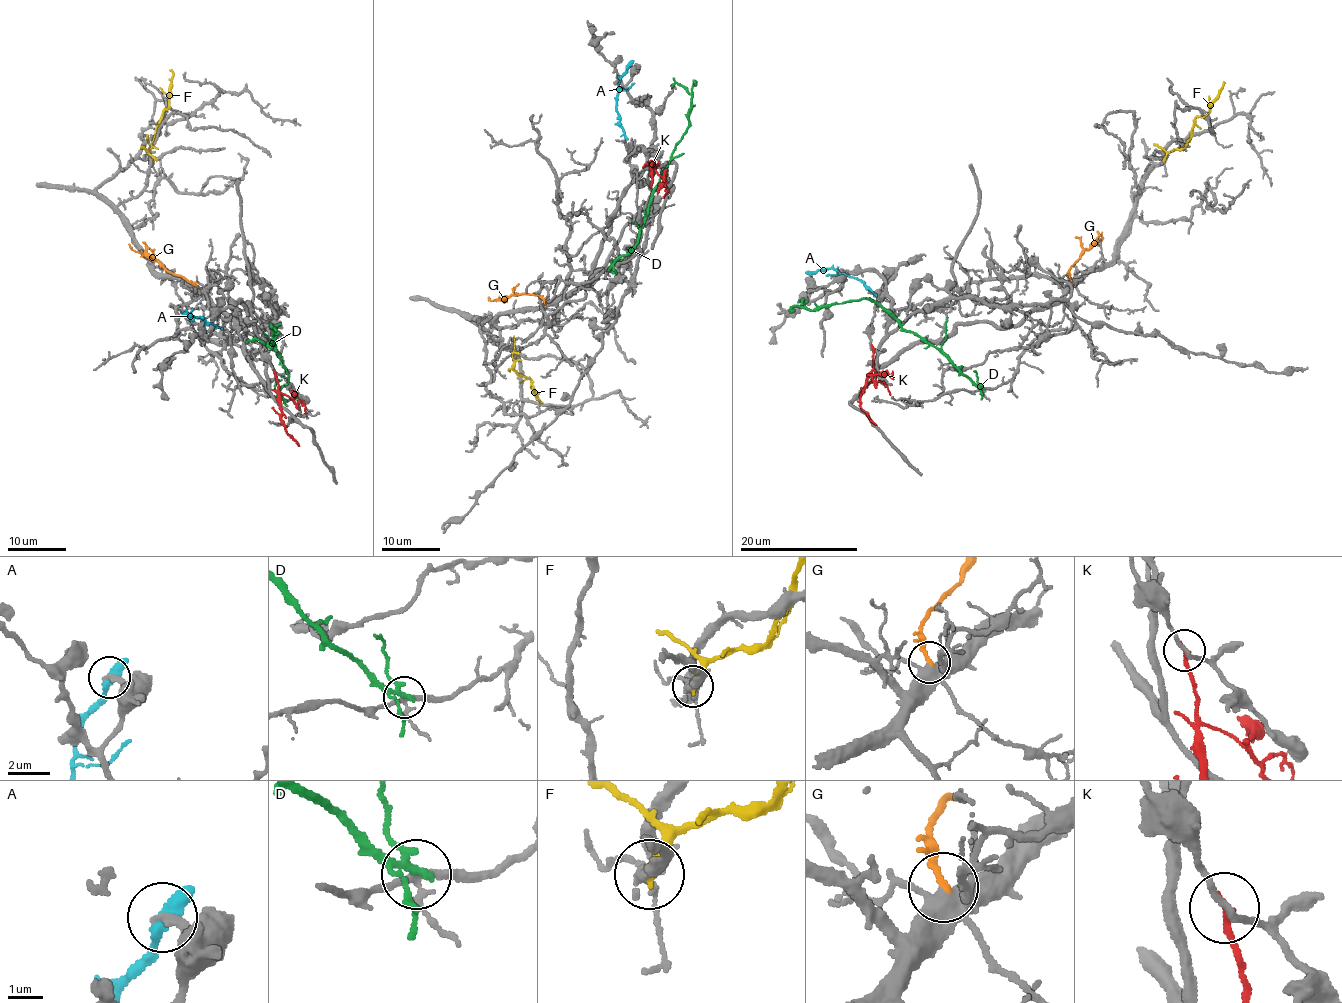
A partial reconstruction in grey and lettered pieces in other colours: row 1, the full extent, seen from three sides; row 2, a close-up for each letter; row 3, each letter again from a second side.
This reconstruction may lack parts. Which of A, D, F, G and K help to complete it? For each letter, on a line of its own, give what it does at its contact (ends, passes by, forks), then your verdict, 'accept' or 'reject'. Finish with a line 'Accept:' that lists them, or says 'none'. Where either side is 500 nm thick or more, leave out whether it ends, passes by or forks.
A: reject
D: it forks | reject
F: it ends | reject
G: it ends | reject
K: it ends | reject
Accept: none

